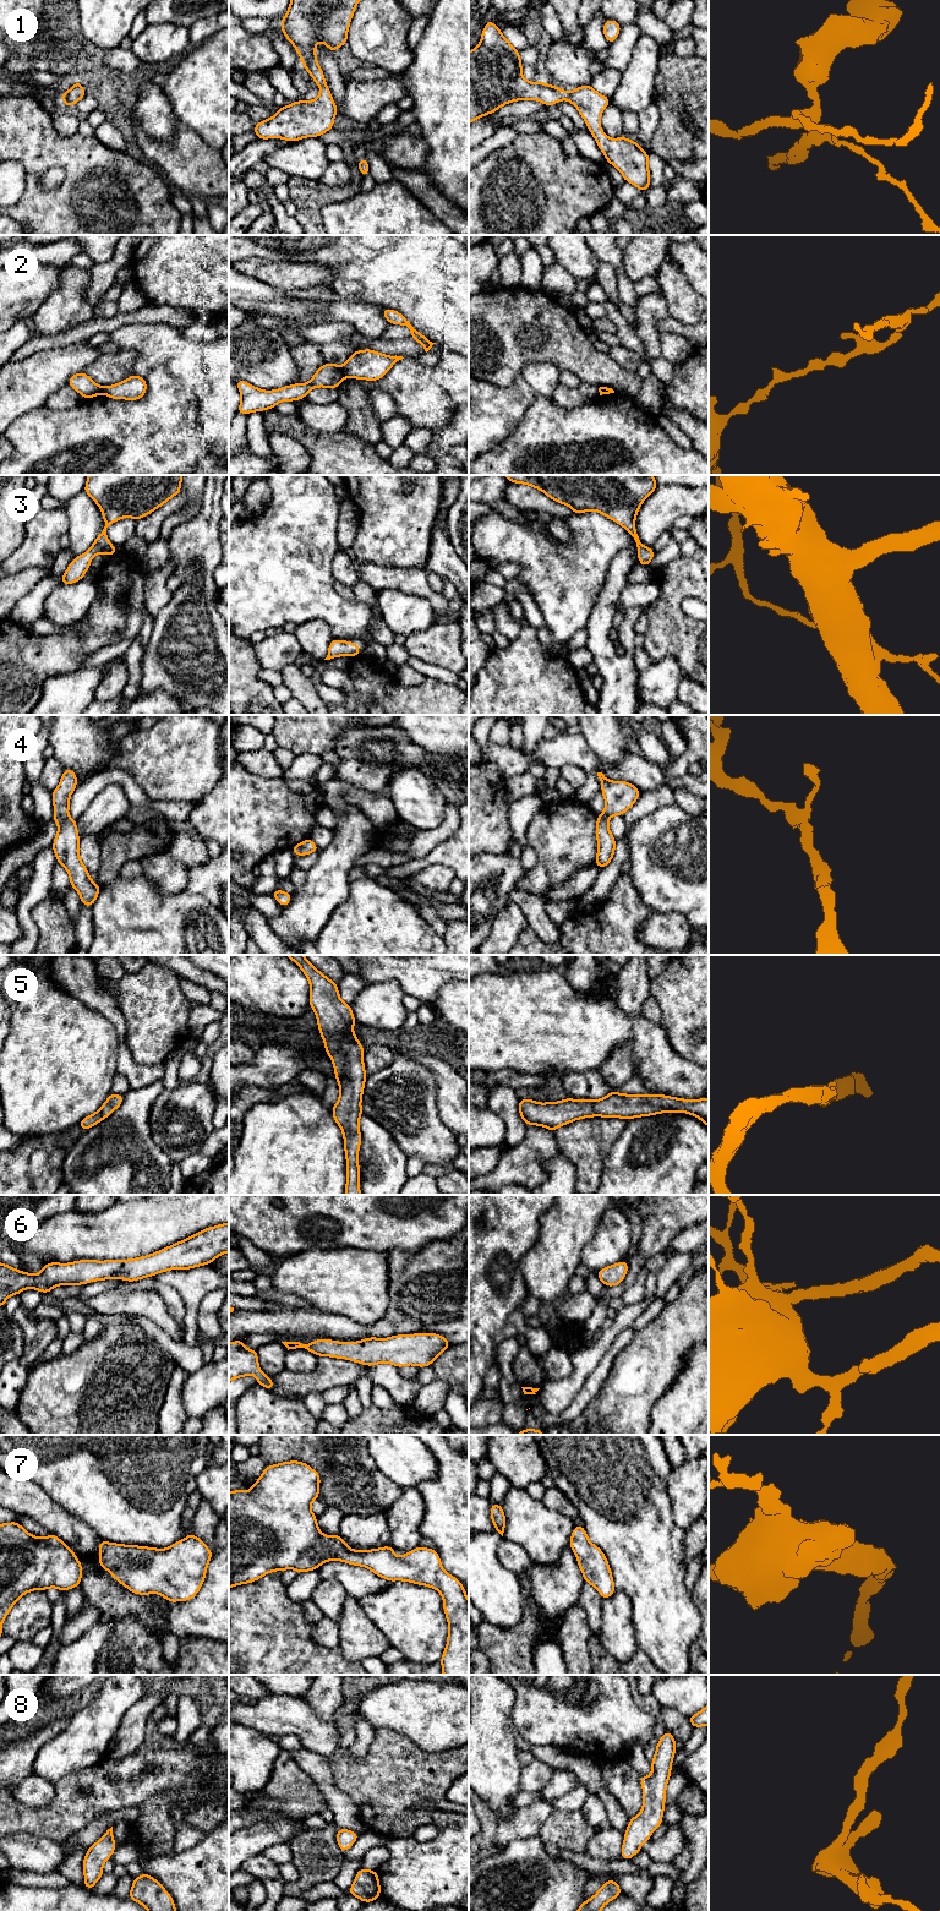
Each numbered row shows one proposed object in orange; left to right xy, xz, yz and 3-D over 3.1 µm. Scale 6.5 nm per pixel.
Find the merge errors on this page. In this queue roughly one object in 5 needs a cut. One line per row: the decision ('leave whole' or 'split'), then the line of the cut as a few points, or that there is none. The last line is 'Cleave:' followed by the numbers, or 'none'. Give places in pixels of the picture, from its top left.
1: leave whole; cut none
2: split; cut xz (340, 367), (345, 376)
3: leave whole; cut none
4: leave whole; cut none
5: leave whole; cut none
6: leave whole; cut none
7: leave whole; cut none
8: leave whole; cut none
Cleave: 2

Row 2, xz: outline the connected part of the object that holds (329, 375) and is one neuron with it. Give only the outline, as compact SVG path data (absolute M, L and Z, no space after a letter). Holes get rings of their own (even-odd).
M323 364L307 383L294 383L273 391L263 391L246 381L235 381L241 394L237 414L264 411L274 409L280 402L294 402L306 398L307 393L317 387L339 388L344 380L344 373L338 364Z

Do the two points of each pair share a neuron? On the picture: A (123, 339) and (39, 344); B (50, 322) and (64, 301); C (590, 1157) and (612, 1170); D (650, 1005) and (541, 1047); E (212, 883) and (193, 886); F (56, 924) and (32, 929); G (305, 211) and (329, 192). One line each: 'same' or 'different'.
A: different
B: same
C: different
D: different
E: same
F: different
G: same

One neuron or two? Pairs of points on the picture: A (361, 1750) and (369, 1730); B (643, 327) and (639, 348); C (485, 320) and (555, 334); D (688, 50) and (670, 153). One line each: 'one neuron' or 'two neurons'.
A: one neuron
B: two neurons
C: one neuron
D: two neurons

